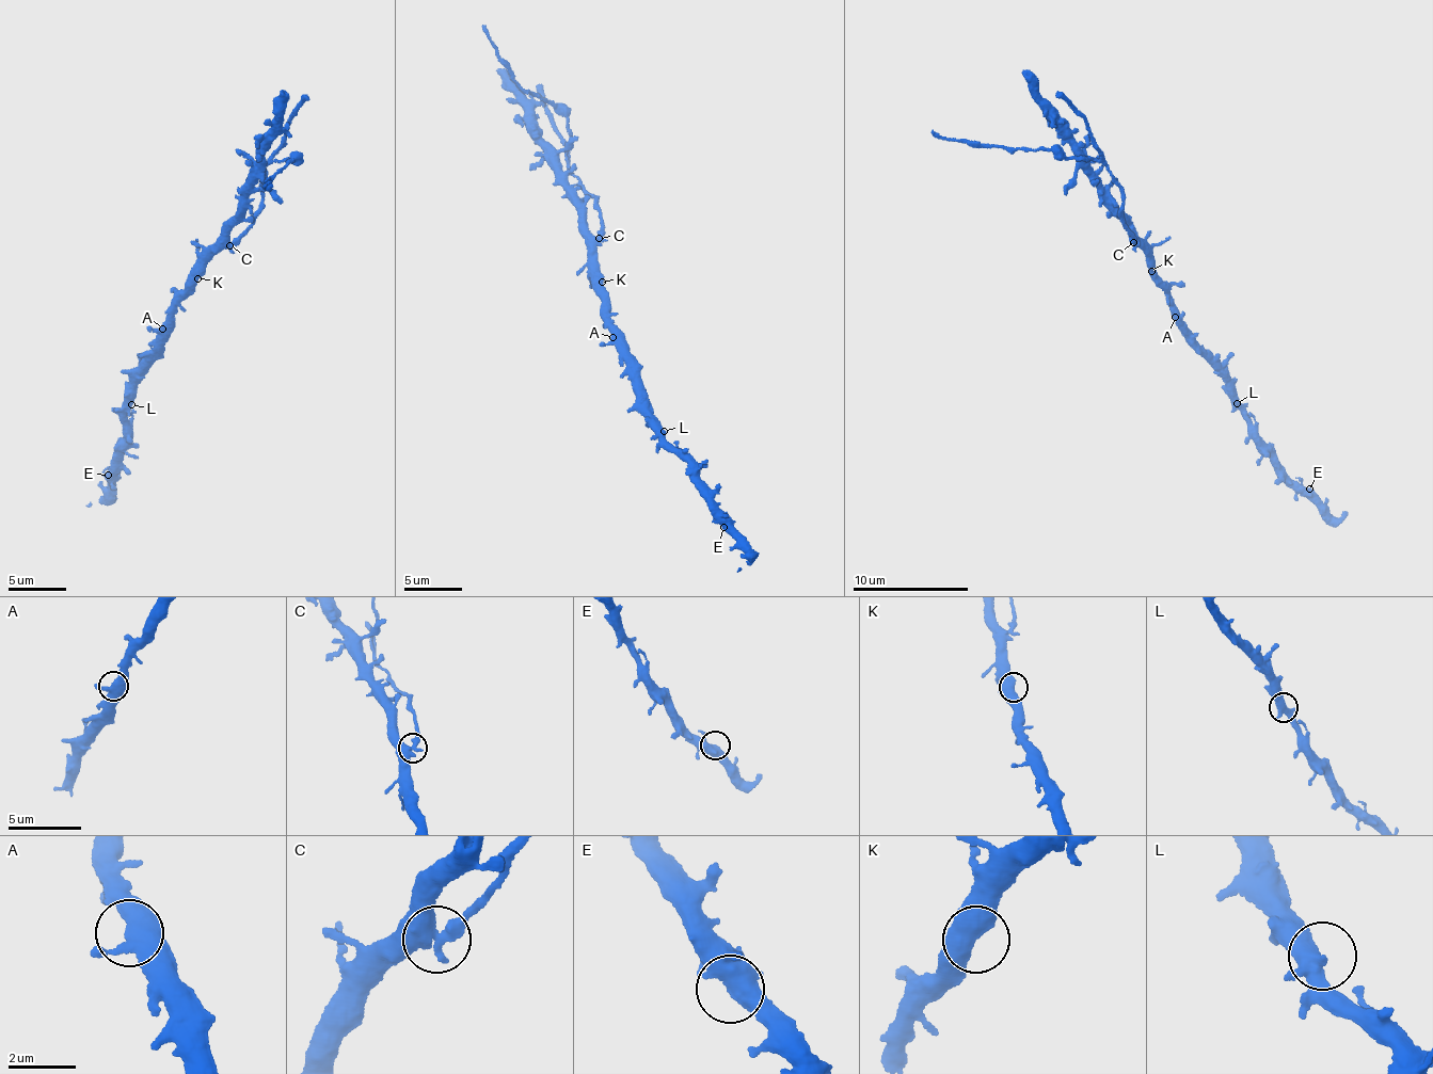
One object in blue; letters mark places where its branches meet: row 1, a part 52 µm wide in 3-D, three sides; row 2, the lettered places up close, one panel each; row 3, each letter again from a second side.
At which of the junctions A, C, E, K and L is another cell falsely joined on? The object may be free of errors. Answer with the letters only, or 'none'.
C

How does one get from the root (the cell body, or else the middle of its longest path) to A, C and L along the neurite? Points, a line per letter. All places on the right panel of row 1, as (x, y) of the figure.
A: (1153, 268), (1153, 282), (1167, 295), (1175, 317)
C: (1153, 268), (1153, 262), (1133, 243)
L: (1153, 268), (1153, 282), (1167, 295), (1179, 327), (1189, 337), (1189, 342), (1223, 373), (1229, 394), (1237, 403)

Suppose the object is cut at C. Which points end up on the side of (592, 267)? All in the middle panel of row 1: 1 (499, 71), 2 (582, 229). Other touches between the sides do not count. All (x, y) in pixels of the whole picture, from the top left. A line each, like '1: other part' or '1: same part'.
1: same part
2: same part

